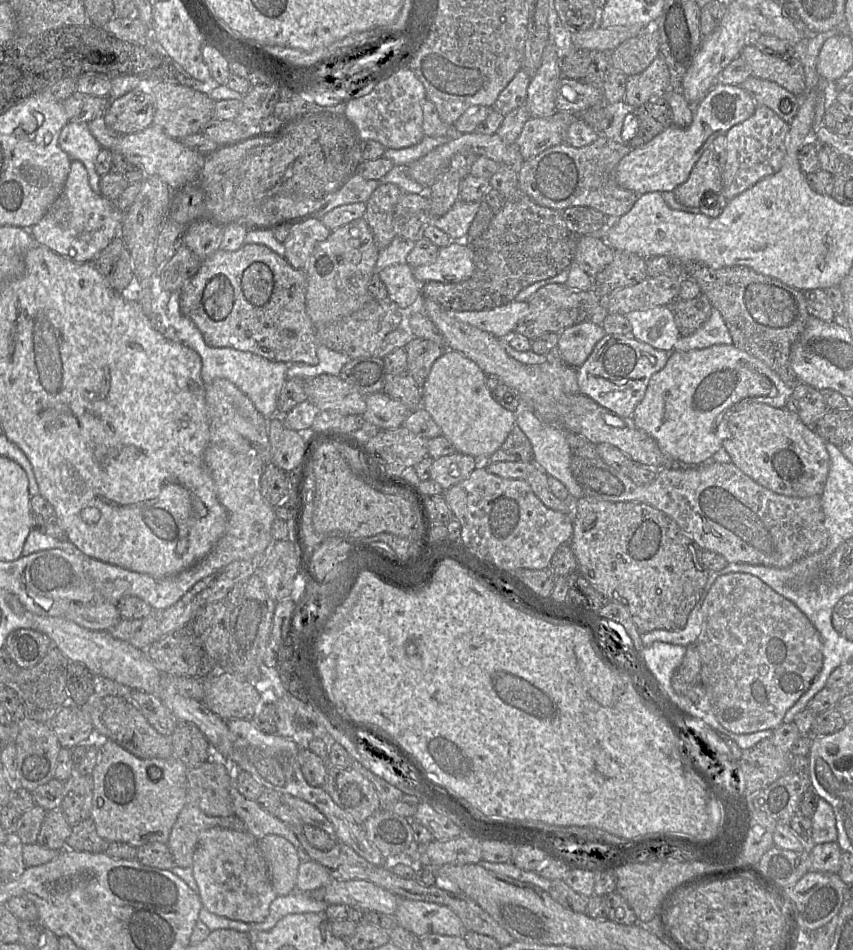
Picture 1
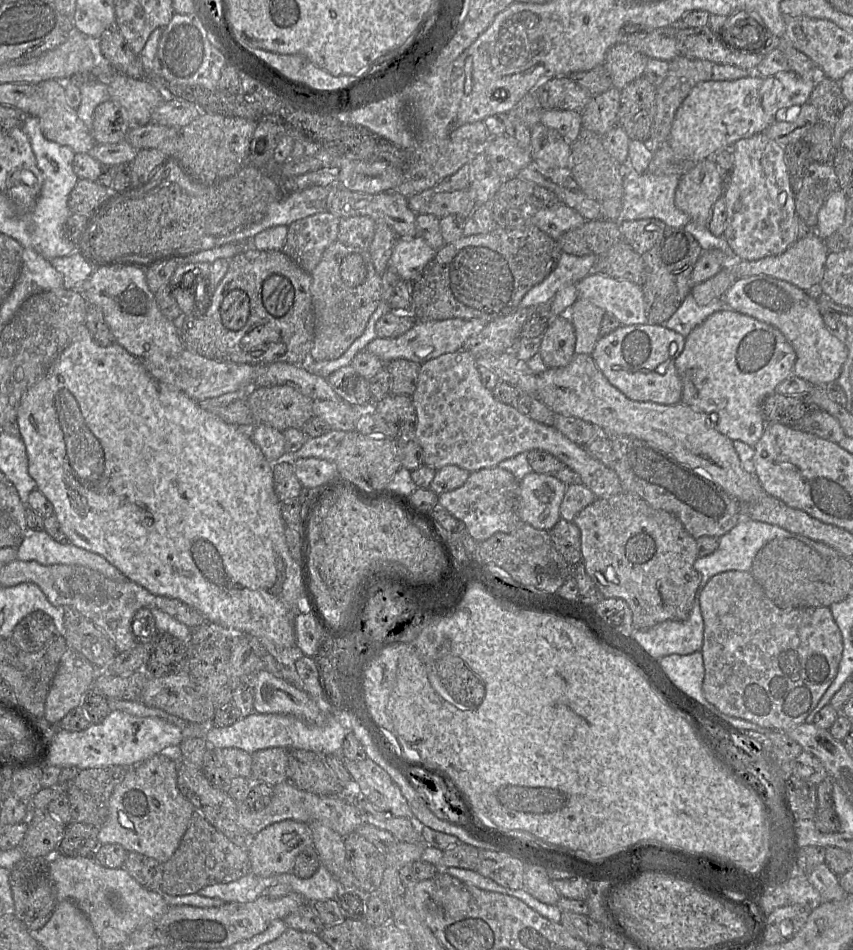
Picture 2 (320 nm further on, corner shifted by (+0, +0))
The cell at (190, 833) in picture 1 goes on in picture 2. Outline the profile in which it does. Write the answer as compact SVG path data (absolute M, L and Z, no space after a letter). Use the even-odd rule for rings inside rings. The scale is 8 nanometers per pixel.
M194 810L189 826L173 856L163 864L160 892L165 896L195 894L203 888L236 881L251 873L247 849L231 842Z

